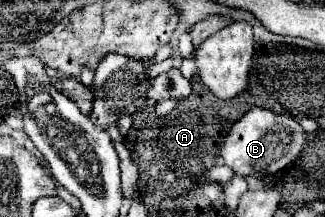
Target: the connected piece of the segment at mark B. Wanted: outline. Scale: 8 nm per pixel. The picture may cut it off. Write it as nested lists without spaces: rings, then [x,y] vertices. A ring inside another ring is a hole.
[[[251,108],[233,124],[219,154],[223,162],[229,168],[233,168],[235,174],[261,178],[291,166],[301,156],[307,142],[309,142],[309,134],[295,118],[287,114],[269,112],[267,108]]]

